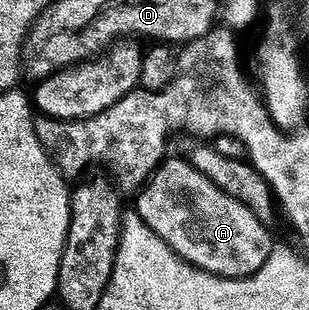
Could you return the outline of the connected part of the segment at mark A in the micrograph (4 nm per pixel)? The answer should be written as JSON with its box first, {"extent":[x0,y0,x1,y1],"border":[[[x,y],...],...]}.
{"extent":[136,159,274,280],"border":[[[187,159],[165,160],[141,189],[137,199],[139,200],[136,212],[150,230],[158,234],[158,238],[162,238],[162,242],[173,248],[186,263],[201,268],[203,272],[229,280],[243,280],[262,270],[262,266],[266,266],[266,258],[270,258],[274,241],[268,233],[269,225],[238,198],[226,194],[210,178],[206,178],[206,174],[199,172]]]}

